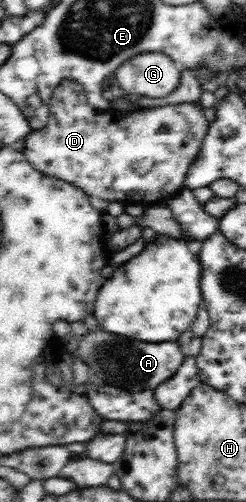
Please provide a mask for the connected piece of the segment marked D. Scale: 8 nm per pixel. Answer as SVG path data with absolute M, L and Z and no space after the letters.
M73 80L62 81L52 91L47 124L33 130L22 144L27 163L47 177L55 177L73 184L91 197L105 201L120 201L124 206L146 205L163 202L183 189L183 182L191 163L194 162L209 122L201 113L201 105L179 103L137 110L94 110L87 102L81 84Z

